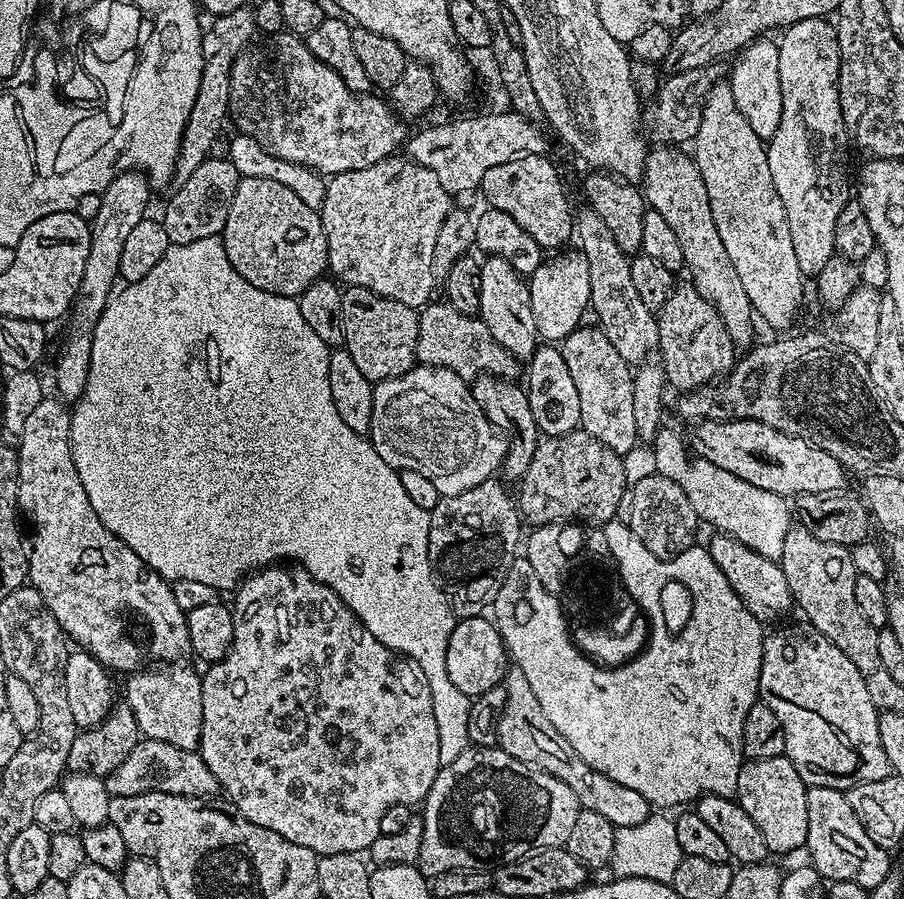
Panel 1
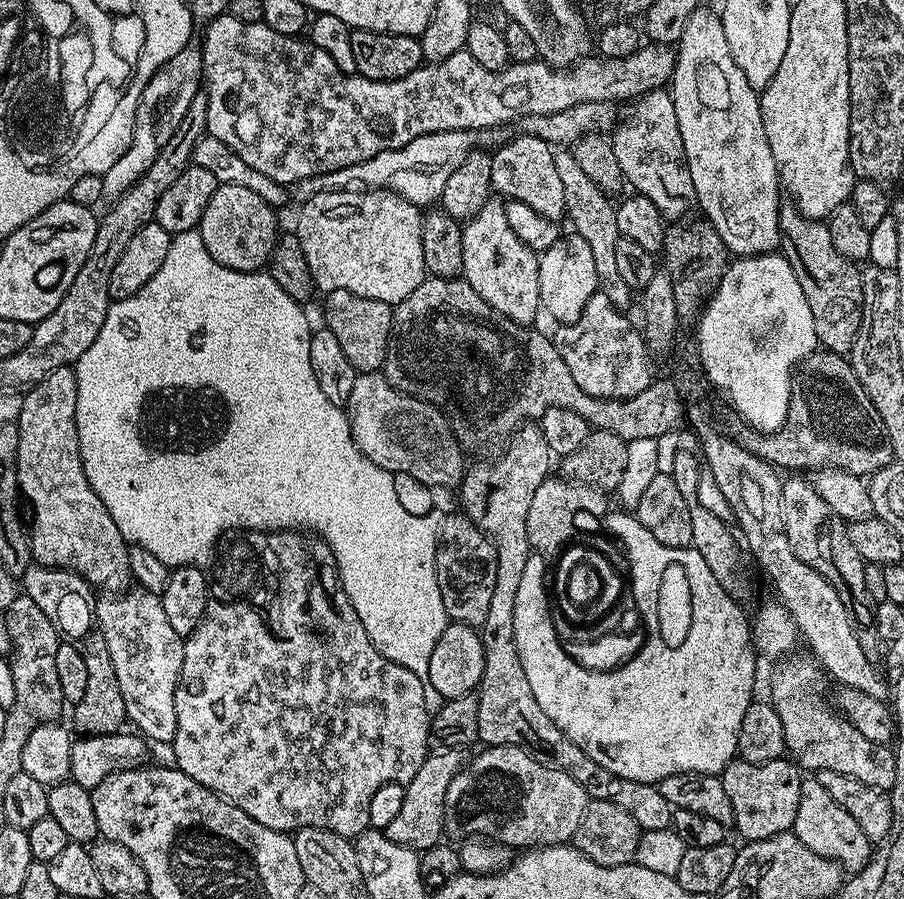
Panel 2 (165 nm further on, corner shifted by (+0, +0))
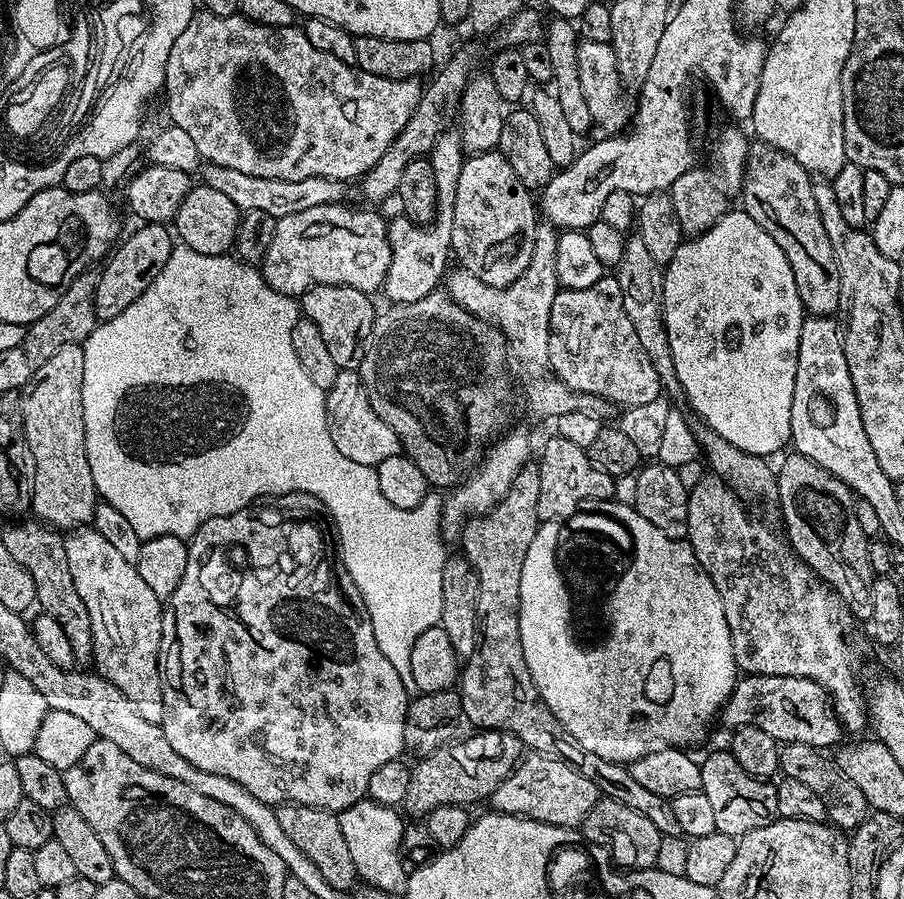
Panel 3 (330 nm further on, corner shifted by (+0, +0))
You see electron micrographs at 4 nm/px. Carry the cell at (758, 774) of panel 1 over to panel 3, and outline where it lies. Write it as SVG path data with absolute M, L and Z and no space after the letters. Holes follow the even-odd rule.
M731 751L712 752L708 757L700 760L702 770L702 786L700 791L706 794L706 799L712 803L712 813L714 813L714 826L717 832L727 836L737 838L746 835L750 830L758 830L762 826L770 826L778 818L778 794L776 793L775 783L759 776L746 774L742 766L738 766L736 759L732 757Z

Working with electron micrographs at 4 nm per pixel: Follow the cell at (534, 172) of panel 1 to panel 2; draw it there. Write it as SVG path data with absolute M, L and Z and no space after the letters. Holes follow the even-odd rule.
M516 134L513 140L512 137L505 139L491 153L491 157L490 178L493 193L509 200L526 202L530 210L538 210L538 214L551 220L560 222L565 219L568 207L562 194L562 181L558 179L558 170L554 166L553 145L537 136Z

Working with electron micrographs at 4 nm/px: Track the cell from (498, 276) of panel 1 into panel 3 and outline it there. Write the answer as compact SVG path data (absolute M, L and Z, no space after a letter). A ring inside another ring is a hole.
M493 150L490 152L477 152L469 155L462 166L462 174L458 174L458 194L454 194L454 230L452 231L452 252L458 259L459 267L470 270L470 274L474 274L474 278L482 278L482 282L486 282L486 286L494 286L495 288L505 288L510 286L510 282L514 282L518 278L522 278L522 274L526 270L526 266L530 266L530 258L534 254L534 238L536 237L536 225L538 223L538 204L530 193L529 185L518 182L518 172L510 167L510 159L507 155L503 156L503 151Z

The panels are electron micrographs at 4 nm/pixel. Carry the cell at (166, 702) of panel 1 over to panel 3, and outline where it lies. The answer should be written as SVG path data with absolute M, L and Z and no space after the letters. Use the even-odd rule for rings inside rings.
M81 526L69 531L64 536L66 562L70 562L70 578L74 578L74 590L78 590L78 598L86 602L86 610L90 614L90 630L92 631L92 664L95 671L105 680L122 692L134 704L138 714L142 714L148 726L160 726L164 723L164 681L162 679L162 645L165 643L166 612L162 602L146 586L142 574L134 564L126 562L102 534L98 534L91 526Z

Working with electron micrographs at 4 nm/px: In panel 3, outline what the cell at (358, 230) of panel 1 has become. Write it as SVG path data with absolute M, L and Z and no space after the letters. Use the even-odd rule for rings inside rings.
M347 203L313 206L311 210L301 210L298 214L286 214L279 217L276 229L268 243L268 249L259 265L264 281L278 294L286 294L293 298L304 295L306 290L314 286L354 286L354 290L362 290L376 294L383 289L384 279L390 270L390 242L388 241L389 221L379 216L379 211L359 212L356 208L347 208Z

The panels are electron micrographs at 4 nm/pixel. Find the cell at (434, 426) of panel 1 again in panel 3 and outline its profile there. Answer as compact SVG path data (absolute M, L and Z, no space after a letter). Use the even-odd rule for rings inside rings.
M342 370L338 378L334 378L334 386L326 390L328 401L328 425L334 438L334 446L338 446L338 454L350 458L350 462L358 462L362 466L375 466L385 458L401 455L402 449L398 434L374 414L374 406L370 406L370 398L366 394L360 379L359 371Z

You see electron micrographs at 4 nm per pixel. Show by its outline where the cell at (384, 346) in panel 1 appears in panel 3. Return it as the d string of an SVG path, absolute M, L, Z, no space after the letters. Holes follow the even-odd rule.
M314 286L299 297L298 303L303 319L314 322L318 326L330 355L334 358L334 366L341 370L359 369L362 358L366 354L368 339L378 315L378 308L372 305L373 297L362 290L354 290L354 286Z

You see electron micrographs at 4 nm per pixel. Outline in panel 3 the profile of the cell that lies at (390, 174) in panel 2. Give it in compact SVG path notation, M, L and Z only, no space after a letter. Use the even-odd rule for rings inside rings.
M205 163L202 168L203 183L209 184L214 190L226 194L226 198L230 198L230 202L234 202L234 206L239 208L241 213L250 210L262 210L262 214L270 214L277 218L286 214L298 214L301 210L311 210L313 206L326 206L327 204L338 204L345 199L344 188L345 181L331 180L330 178L304 178L298 182L290 182L282 178L254 178L254 174L242 174L242 170L230 170L230 166L218 166L217 164Z

